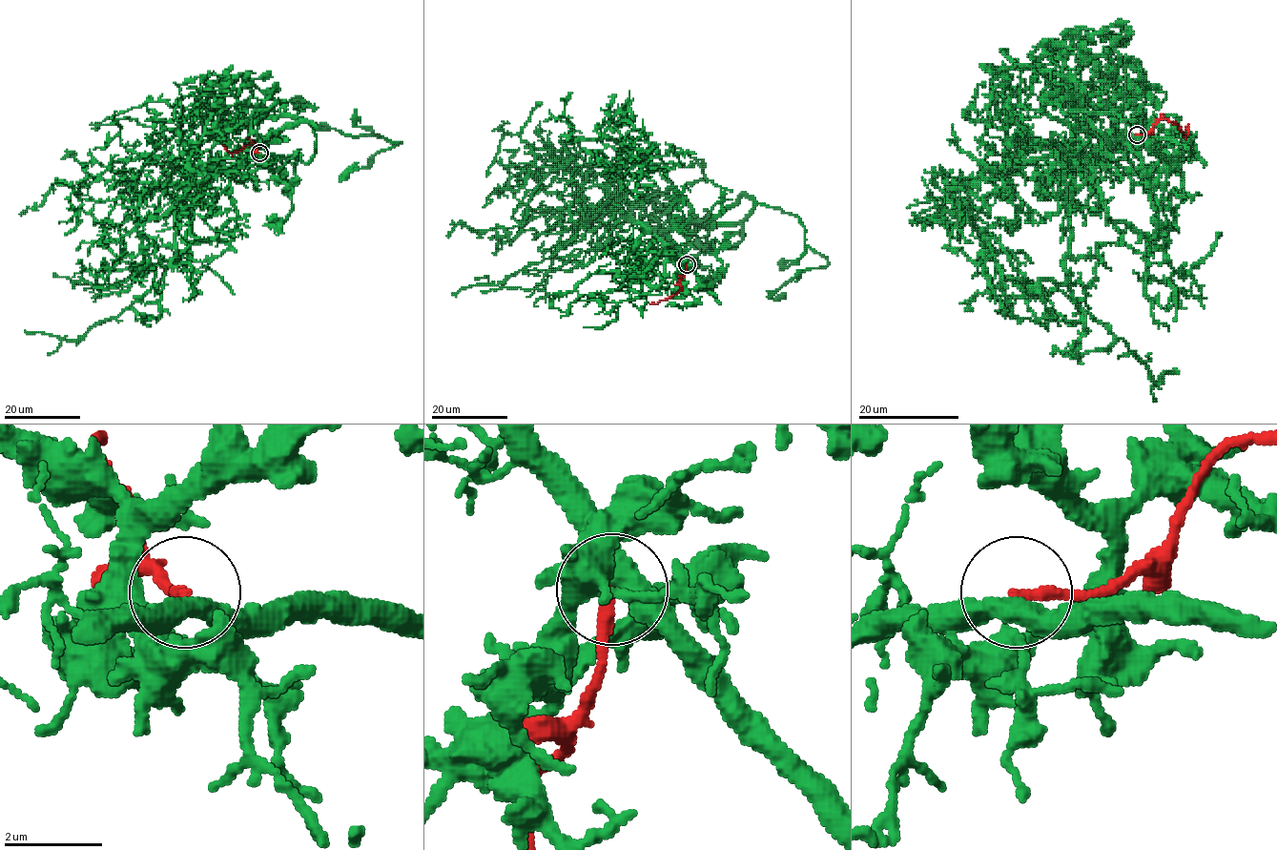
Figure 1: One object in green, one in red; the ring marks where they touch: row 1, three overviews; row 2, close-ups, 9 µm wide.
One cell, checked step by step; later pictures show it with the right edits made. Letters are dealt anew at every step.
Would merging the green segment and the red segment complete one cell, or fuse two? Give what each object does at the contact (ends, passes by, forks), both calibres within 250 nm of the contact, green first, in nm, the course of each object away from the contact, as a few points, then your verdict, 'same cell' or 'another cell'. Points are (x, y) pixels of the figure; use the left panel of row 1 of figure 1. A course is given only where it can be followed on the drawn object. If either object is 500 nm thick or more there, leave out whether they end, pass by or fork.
green passes by; red ends there; 440 nm thick on the green side, 260 nm on the other; green runs (259, 154), (234, 167), (200, 169), (194, 176), (178, 219), (175, 256), (138, 300), (76, 340), (25, 329); red runs (259, 154), (254, 142), (232, 154), (223, 146); another cell

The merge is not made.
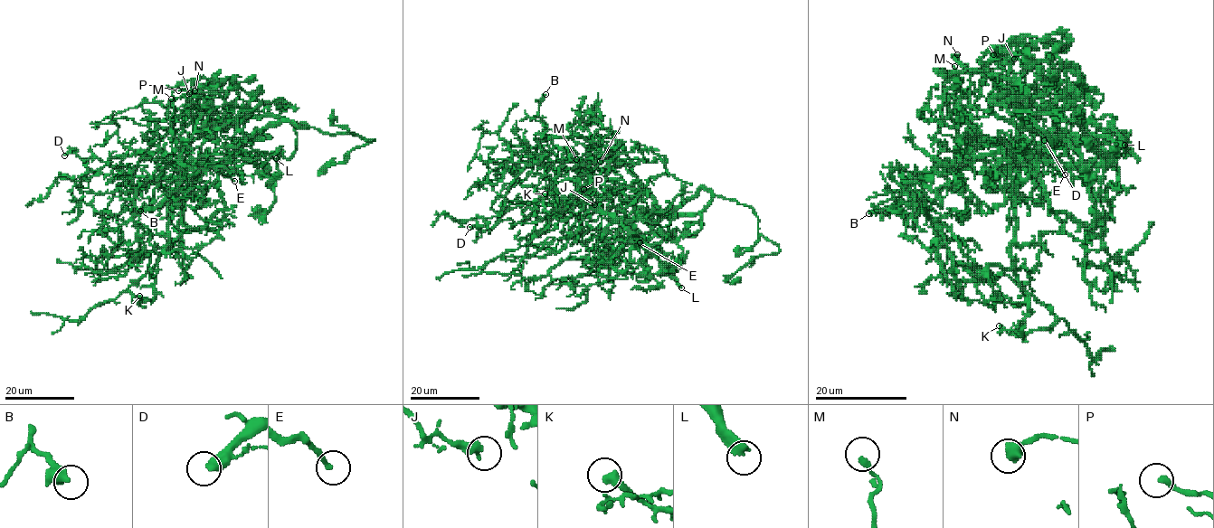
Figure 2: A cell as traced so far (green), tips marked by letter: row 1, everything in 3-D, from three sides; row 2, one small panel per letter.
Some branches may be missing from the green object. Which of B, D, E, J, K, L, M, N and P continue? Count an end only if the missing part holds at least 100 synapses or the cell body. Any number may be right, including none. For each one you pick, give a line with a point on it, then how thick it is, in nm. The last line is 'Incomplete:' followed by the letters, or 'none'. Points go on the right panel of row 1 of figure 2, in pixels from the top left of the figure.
L: (1124, 145) | 440 nm
Incomplete: L

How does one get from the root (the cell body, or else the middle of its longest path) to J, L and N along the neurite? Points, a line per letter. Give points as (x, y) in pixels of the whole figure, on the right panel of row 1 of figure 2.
J: (1040, 149), (1004, 152), (985, 140), (967, 118), (980, 94), (980, 80), (993, 69), (1010, 64), (1014, 59)
L: (1040, 149), (1057, 137), (1074, 136), (1104, 136), (1124, 145)
N: (1040, 149), (1022, 150), (1011, 123), (945, 101), (946, 76), (964, 70), (957, 54)

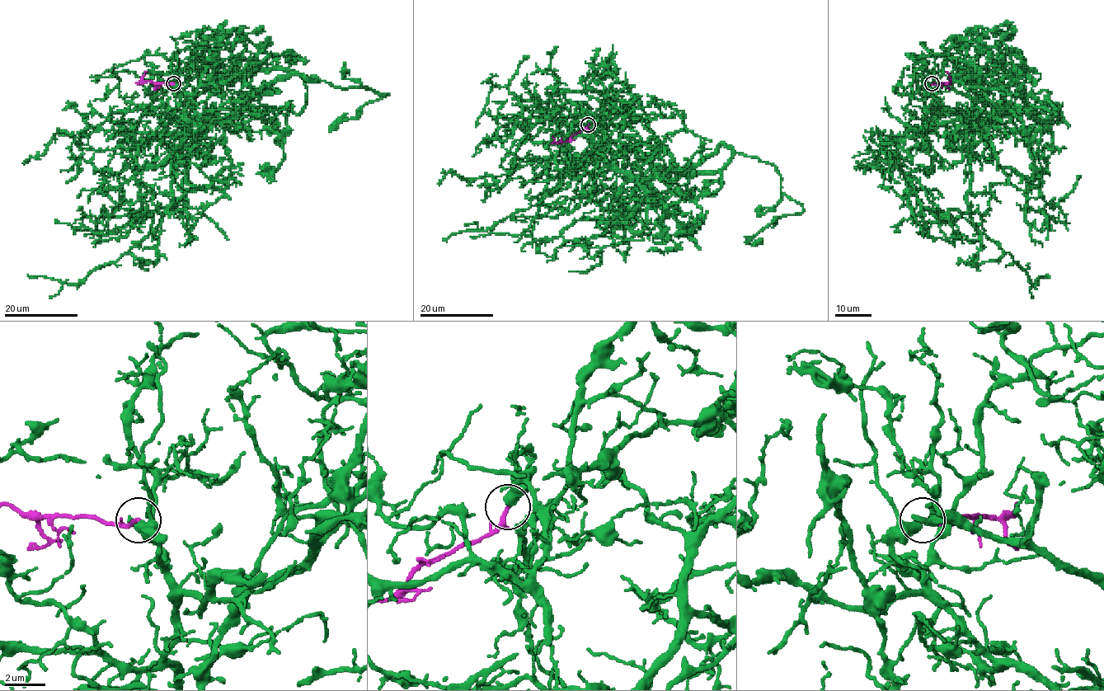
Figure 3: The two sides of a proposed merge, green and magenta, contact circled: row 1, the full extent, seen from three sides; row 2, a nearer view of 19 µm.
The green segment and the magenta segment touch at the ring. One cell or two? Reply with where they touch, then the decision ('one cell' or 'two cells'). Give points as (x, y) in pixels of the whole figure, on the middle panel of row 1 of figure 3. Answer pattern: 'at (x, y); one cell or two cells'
at (588, 124); one cell

